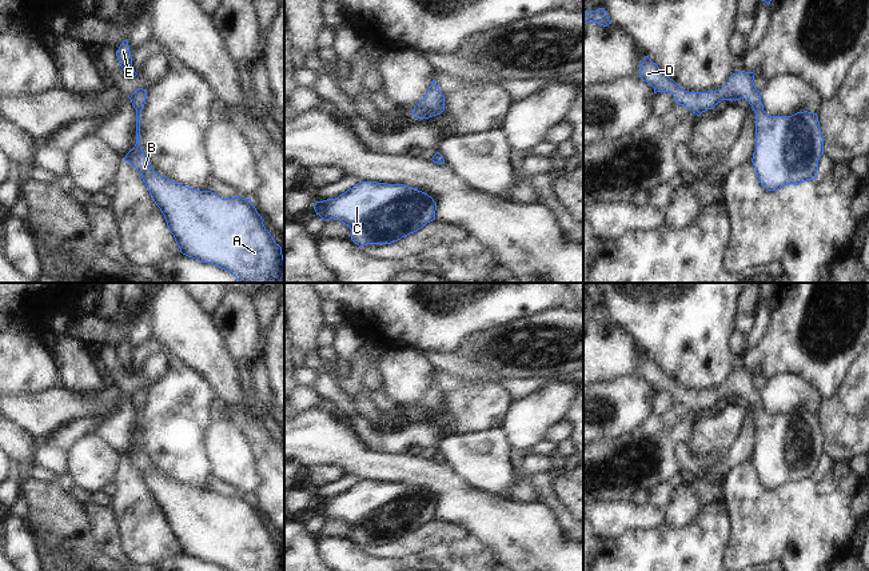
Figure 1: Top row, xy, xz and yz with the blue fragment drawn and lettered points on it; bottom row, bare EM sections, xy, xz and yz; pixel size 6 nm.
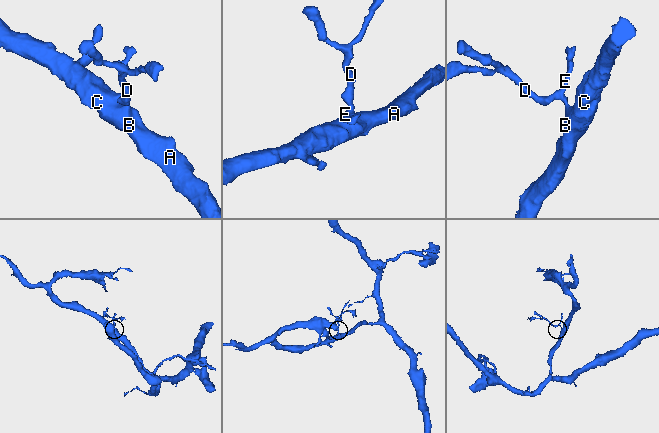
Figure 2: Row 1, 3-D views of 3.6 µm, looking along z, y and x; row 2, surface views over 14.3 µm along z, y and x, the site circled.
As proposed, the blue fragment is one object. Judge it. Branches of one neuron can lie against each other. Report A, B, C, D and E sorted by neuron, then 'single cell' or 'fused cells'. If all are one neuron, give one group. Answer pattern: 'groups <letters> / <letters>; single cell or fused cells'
groups A B C D E; single cell

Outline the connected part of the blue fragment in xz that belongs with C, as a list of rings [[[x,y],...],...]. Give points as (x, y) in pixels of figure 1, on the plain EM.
[[[359,480],[335,498],[316,500],[316,514],[324,520],[340,519],[351,528],[351,539],[366,543],[391,543],[435,519],[437,502],[427,492],[403,483]]]

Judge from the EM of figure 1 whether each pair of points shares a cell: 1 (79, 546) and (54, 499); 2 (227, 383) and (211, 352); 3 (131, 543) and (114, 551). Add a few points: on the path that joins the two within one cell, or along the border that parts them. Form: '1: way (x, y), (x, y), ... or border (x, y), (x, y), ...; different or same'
1: way (67, 534), (54, 518), (54, 511); same
2: way (220, 375), (211, 360); same
3: border (115, 516), (118, 519), (120, 547), (127, 556); different

